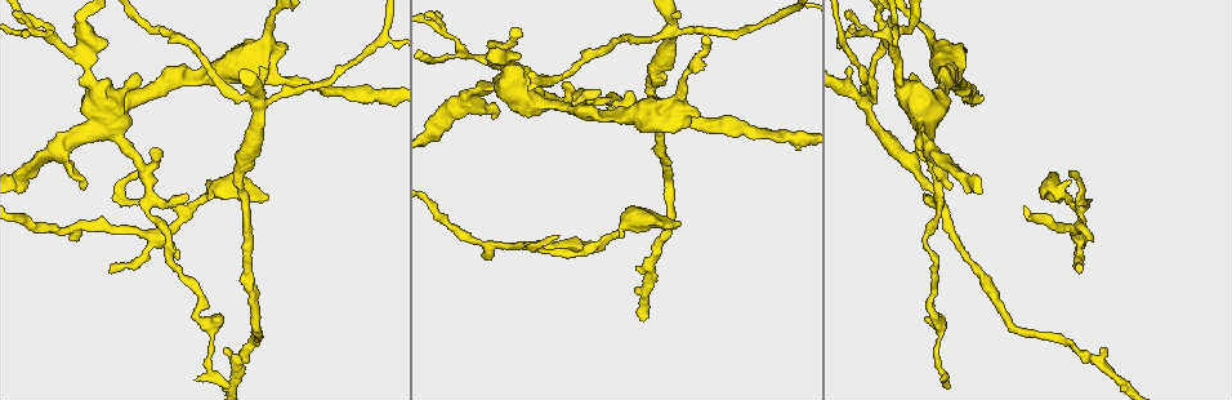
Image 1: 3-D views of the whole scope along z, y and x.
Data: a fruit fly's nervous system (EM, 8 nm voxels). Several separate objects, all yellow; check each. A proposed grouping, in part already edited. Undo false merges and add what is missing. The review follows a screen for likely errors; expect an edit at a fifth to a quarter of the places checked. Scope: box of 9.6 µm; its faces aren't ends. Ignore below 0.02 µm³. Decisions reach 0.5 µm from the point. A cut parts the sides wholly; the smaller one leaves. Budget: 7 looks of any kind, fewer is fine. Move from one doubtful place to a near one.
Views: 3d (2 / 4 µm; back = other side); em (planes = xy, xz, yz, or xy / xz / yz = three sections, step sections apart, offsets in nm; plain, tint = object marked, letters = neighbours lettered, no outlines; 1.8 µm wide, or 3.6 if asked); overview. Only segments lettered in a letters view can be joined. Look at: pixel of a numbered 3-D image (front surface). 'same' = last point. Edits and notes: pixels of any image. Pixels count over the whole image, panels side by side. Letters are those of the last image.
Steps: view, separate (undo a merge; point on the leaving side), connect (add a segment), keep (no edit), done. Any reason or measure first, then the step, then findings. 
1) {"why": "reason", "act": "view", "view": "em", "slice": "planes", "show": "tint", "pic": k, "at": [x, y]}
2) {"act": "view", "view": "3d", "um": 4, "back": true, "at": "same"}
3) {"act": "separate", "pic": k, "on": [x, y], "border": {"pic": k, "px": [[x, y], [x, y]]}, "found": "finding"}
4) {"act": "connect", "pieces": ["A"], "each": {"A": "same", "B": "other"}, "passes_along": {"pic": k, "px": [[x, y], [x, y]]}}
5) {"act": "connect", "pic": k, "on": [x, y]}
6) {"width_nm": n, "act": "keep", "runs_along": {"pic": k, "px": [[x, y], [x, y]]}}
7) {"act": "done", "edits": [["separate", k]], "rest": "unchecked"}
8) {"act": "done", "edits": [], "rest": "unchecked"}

{"why": "thin arm on a thick one", "act": "view", "view": "em", "um": 3.6, "slice": "planes", "show": "letters", "pic": 1, "at": [80, 61]}

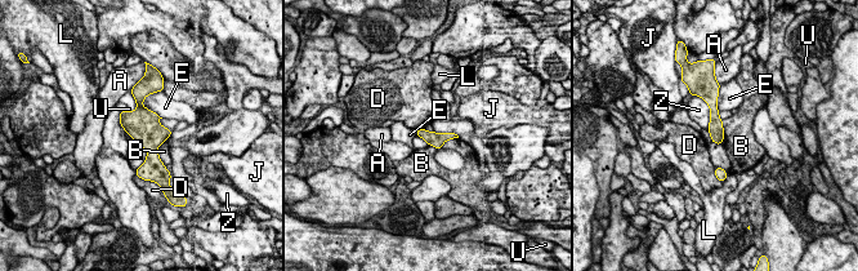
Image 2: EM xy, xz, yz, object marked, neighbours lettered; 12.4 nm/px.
{"act": "keep", "each": {"A": "other", "B": "other", "D": "other", "E": "other", "J": "other", "L": "other", "U": "other", "Z": "other"}, "runs_along": {"pic": 2, "px": [[710, 101], [713, 103], [718, 140]]}, "found": "one cell here"}

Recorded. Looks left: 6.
{"why": "branch stops here", "act": "view", "view": "em", "slice": "xy", "step": 8, "show": "letters", "pic": 1, "at": [183, 194]}

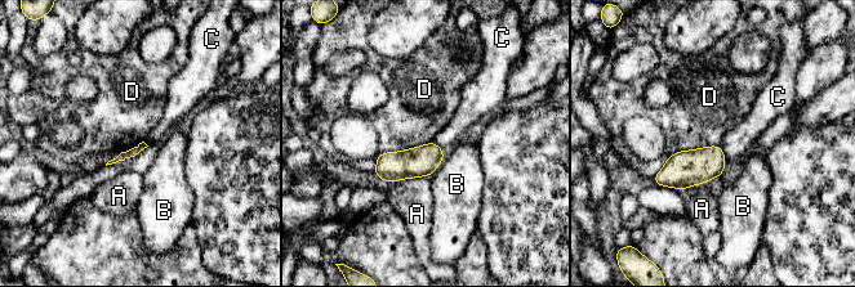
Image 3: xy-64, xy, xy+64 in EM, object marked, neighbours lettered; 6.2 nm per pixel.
{"act": "keep", "each": {"A": "other", "B": "other", "C": "other", "D": "other"}, "border": {"pic": 3, "px": [[718, 144], [673, 152], [653, 176]]}, "found": "none of them fits"}

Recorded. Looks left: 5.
{"why": "free end", "act": "view", "view": "em", "slice": "planes", "show": "letters", "pic": 1, "at": [1059, 203]}

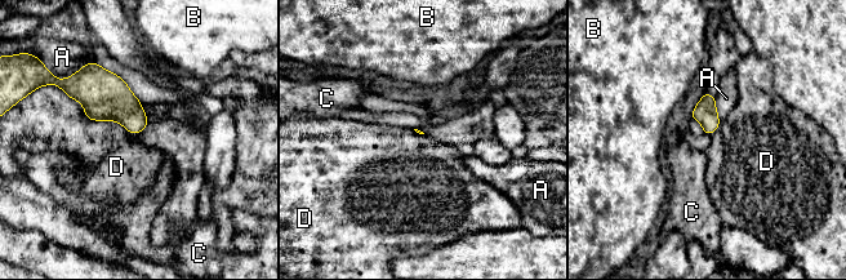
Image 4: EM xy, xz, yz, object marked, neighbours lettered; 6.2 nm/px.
{"act": "keep", "each": {"A": "other", "B": "other", "C": "other", "D": "other"}, "border": {"pic": 4, "px": [[59, 87], [88, 119], [139, 133]]}, "found": "none of them fits"}

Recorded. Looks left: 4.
{"act": "done", "edits": [], "rest": "unchecked"}

